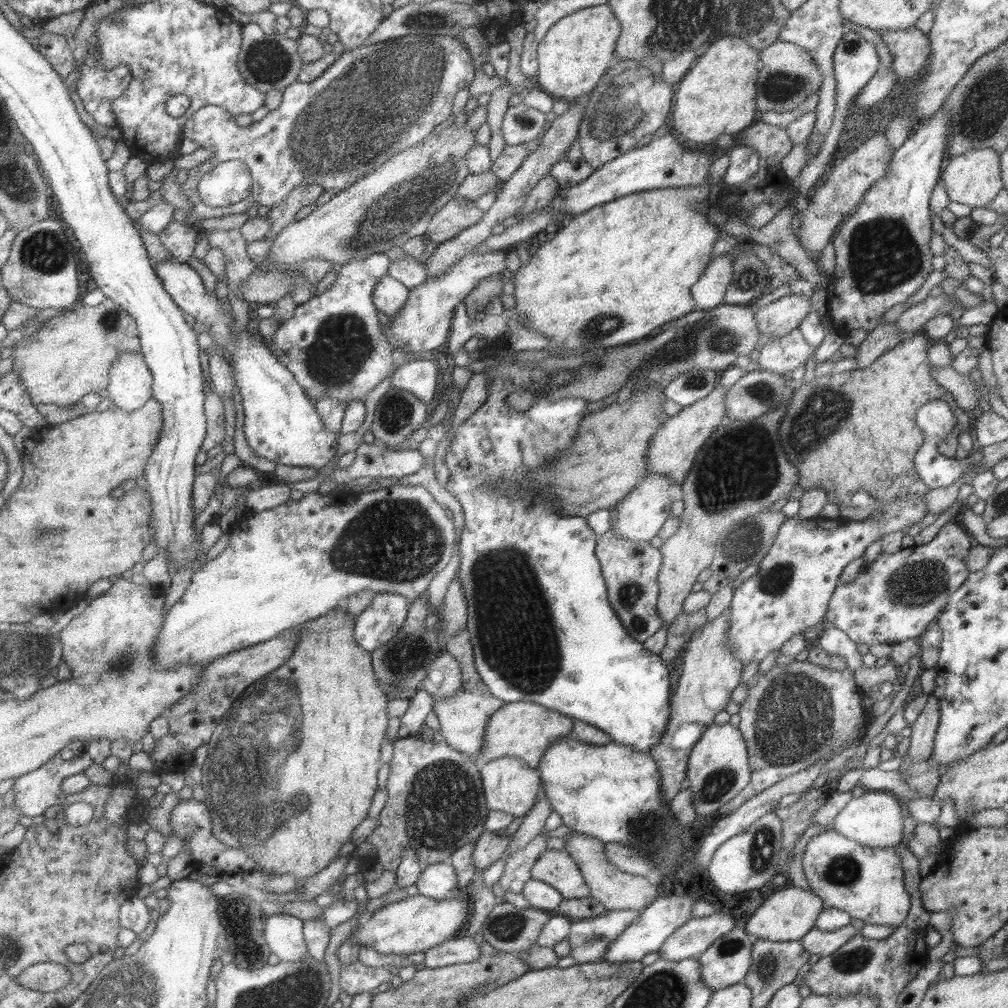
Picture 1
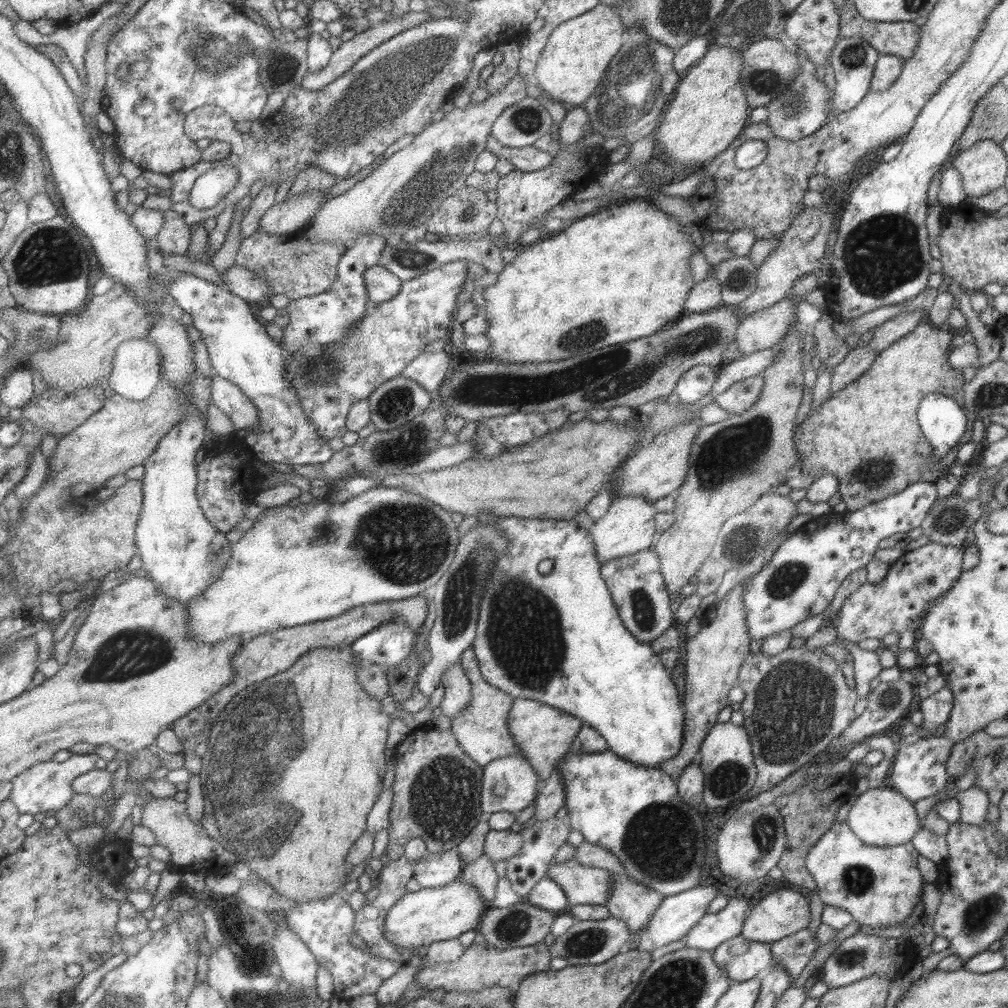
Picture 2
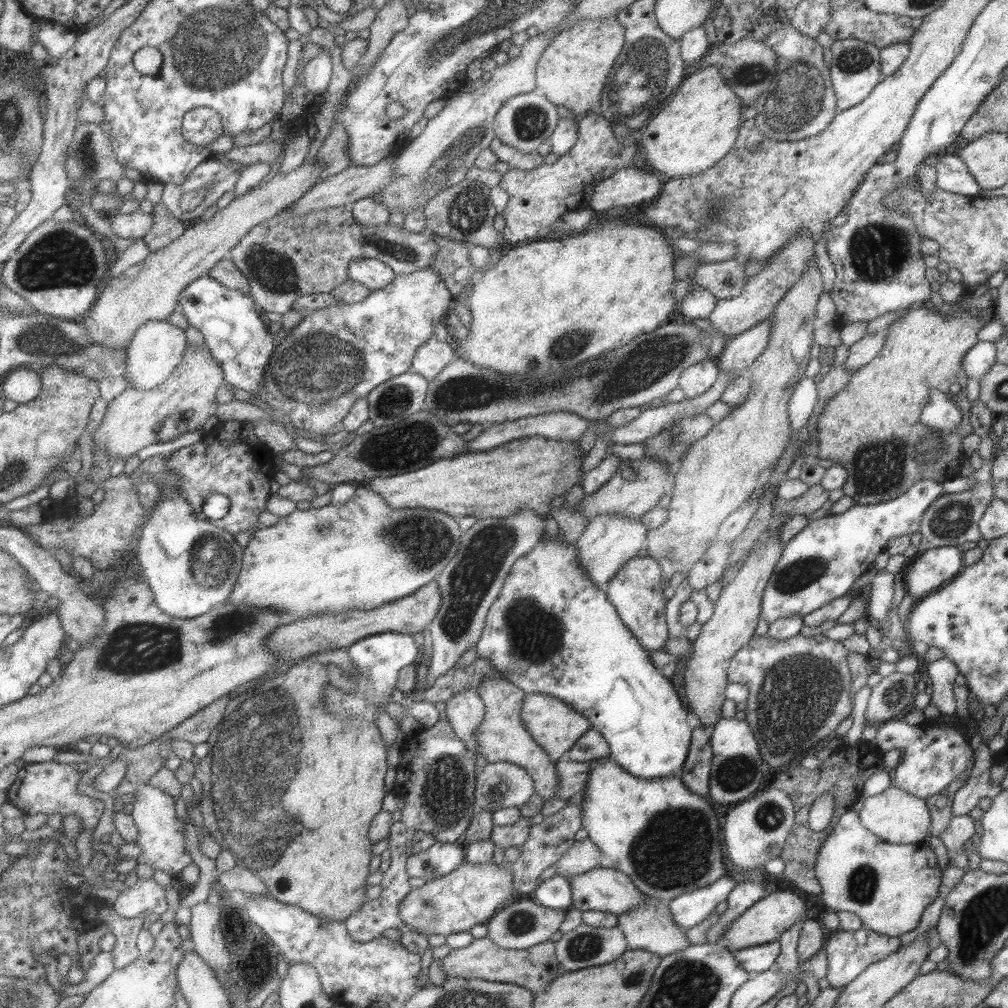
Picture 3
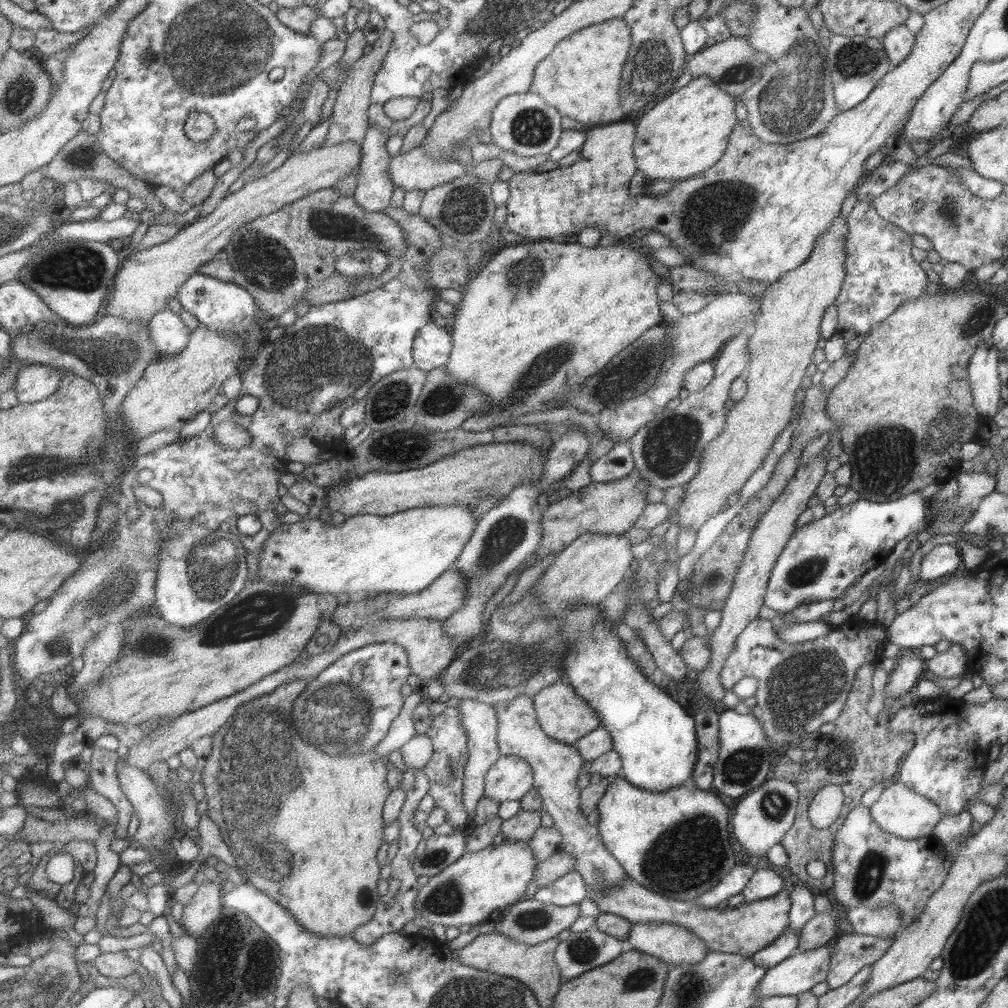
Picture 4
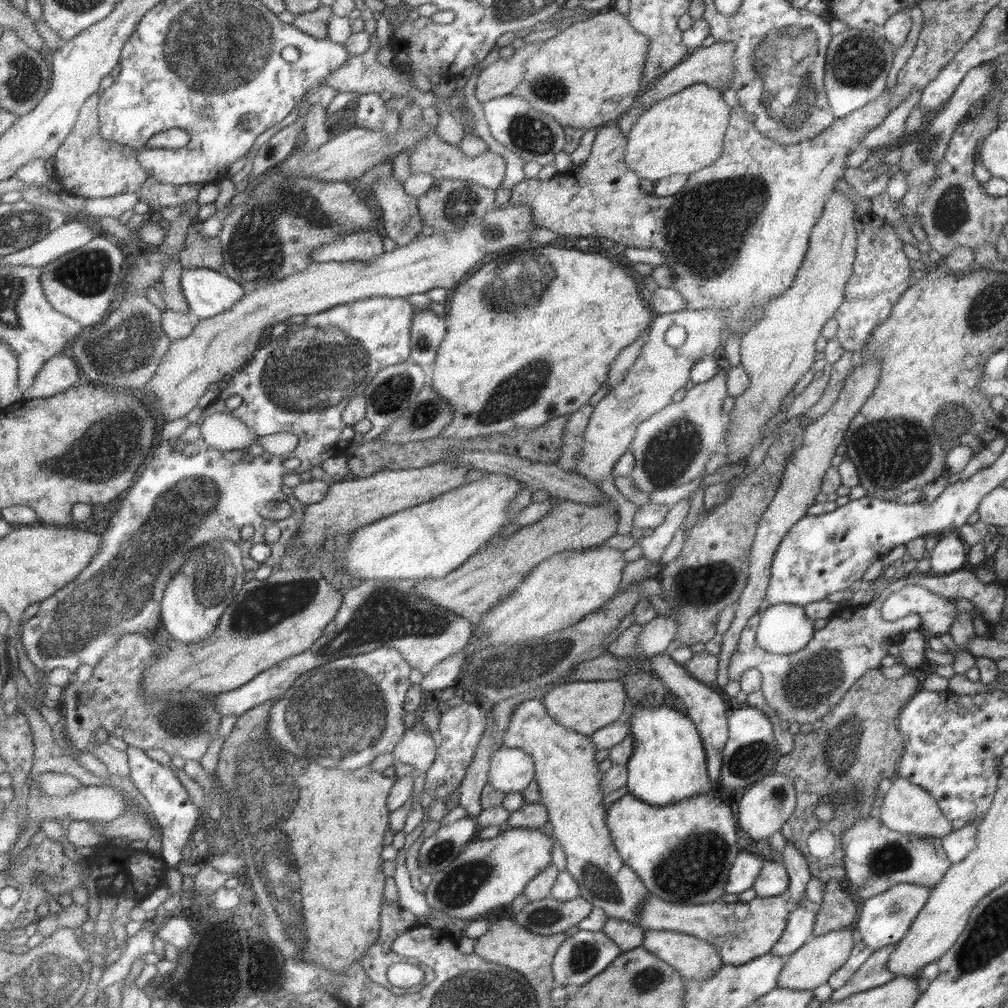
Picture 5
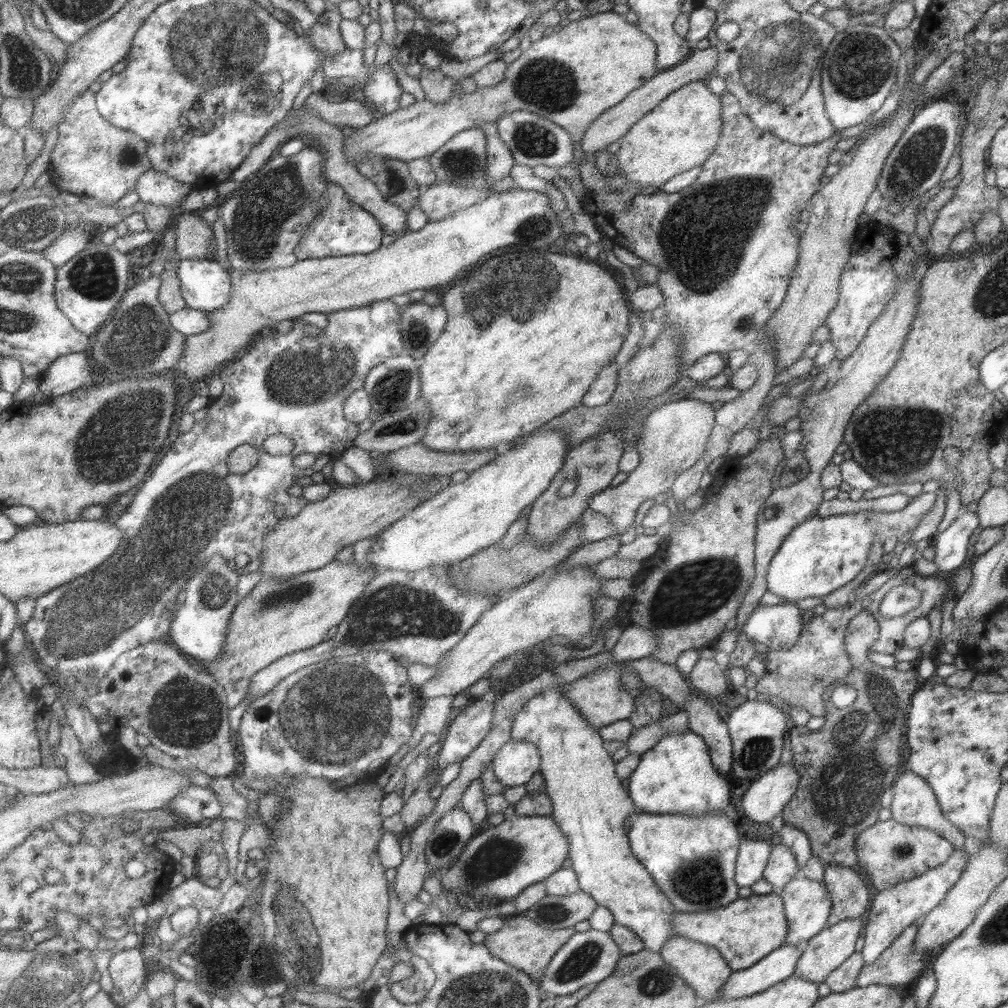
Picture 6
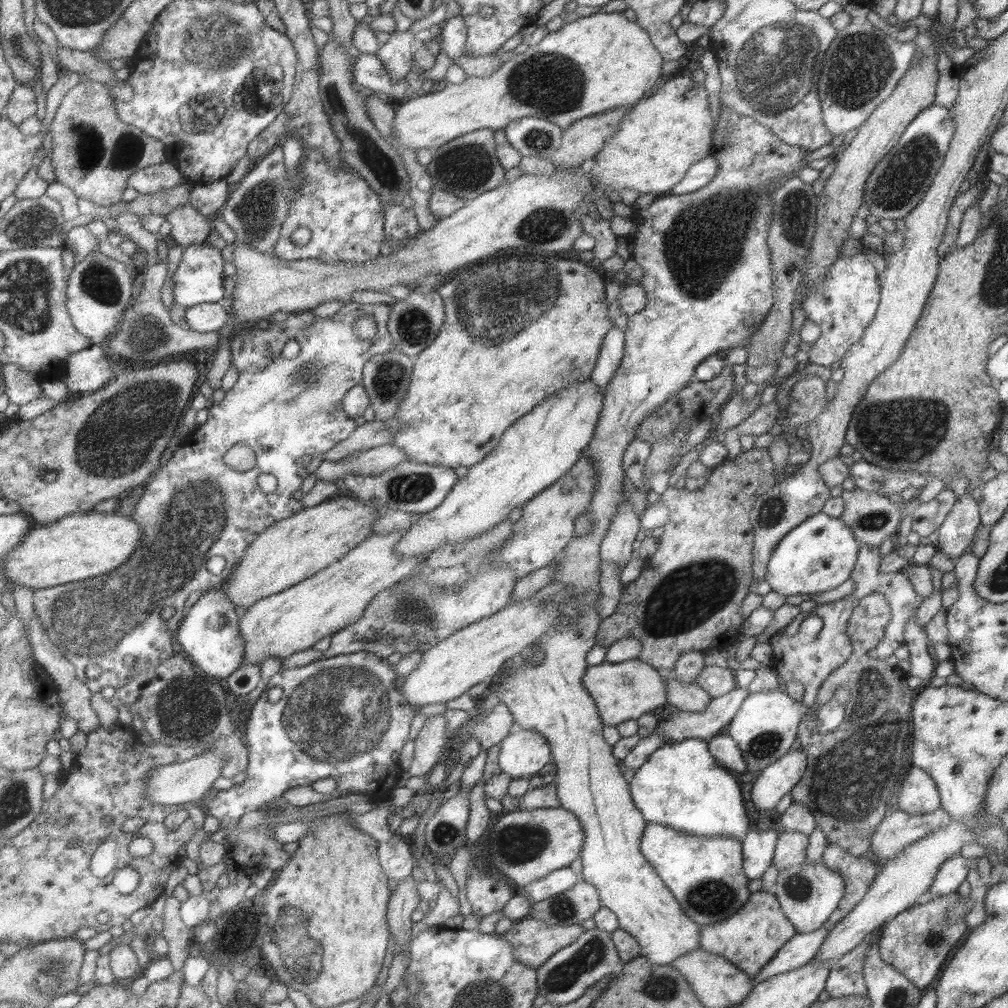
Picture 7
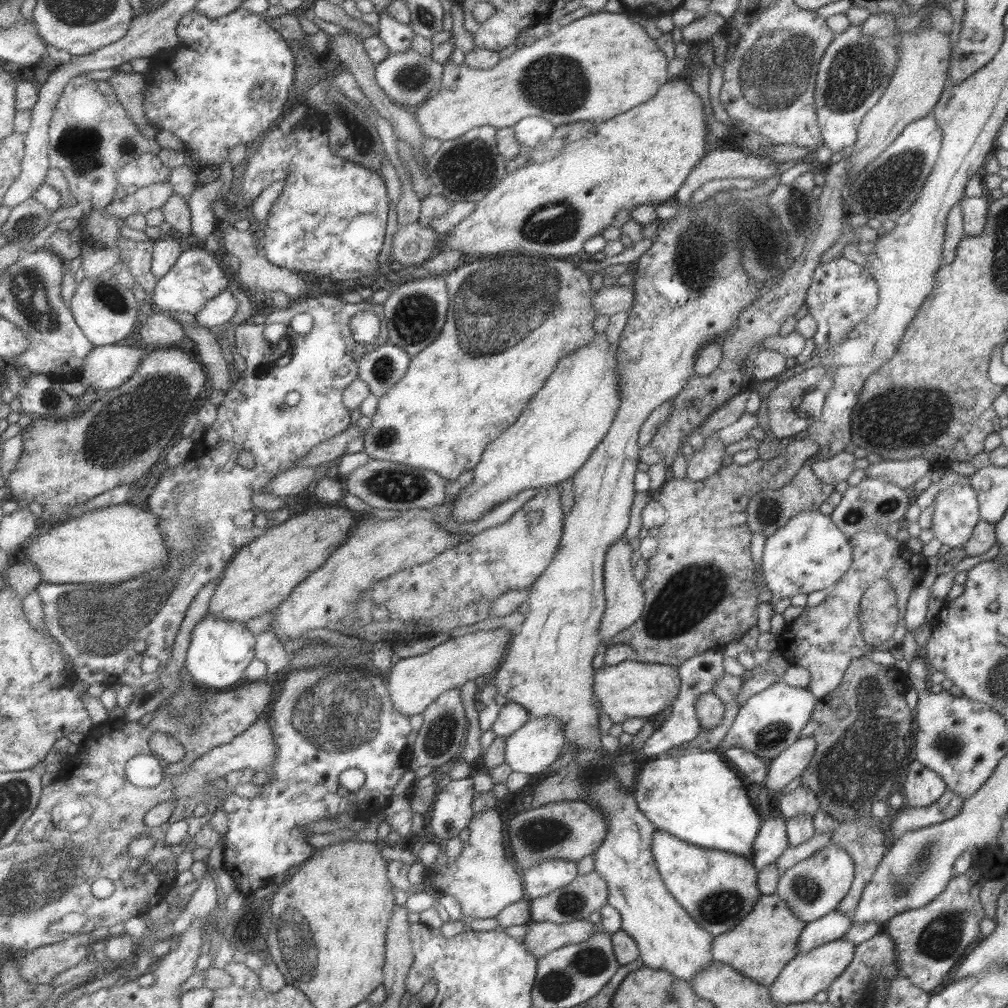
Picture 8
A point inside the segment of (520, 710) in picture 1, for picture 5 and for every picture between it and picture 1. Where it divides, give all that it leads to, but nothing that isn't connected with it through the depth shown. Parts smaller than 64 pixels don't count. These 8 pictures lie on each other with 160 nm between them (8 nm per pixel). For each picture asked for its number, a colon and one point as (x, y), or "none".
2: (542, 733)
3: (553, 725)
4: (561, 714)
5: (583, 706)

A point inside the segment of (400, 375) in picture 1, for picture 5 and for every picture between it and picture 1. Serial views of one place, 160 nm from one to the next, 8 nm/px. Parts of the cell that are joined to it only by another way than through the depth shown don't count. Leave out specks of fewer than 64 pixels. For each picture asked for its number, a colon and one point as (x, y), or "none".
2: (428, 370)
3: (431, 358)
4: (431, 349)
5: (427, 331)

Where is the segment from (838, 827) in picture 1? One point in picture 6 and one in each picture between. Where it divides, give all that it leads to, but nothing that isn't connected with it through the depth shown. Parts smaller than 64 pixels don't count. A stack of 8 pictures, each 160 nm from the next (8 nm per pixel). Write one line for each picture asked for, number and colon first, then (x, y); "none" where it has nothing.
2: (881, 817)
3: (894, 816)
4: (898, 810)
5: (906, 808)
6: (913, 803)

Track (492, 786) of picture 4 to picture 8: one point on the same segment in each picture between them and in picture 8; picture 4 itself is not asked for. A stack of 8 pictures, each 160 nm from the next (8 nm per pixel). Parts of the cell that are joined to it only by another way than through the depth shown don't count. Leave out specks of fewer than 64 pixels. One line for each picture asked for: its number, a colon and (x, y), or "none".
5: (511, 769)
6: (516, 761)
7: (521, 753)
8: (532, 747)

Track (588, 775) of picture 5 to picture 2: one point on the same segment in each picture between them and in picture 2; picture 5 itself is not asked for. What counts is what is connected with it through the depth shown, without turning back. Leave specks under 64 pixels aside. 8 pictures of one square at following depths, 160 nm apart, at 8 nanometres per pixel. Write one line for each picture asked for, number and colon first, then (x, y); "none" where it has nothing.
2: (480, 729)
3: (500, 736)
4: (555, 765)

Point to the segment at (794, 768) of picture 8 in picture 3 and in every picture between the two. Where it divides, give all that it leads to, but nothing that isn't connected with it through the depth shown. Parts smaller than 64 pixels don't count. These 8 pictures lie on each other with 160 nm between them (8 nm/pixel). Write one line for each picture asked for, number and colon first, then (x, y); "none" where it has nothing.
3: (754, 832)
4: (762, 816)
5: (764, 806)
6: (764, 797)
7: (774, 781)

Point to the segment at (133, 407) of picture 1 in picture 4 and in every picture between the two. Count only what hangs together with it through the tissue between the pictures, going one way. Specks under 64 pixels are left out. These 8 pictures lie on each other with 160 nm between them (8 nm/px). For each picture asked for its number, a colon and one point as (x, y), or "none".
2: (137, 372)
3: (158, 347)
4: (171, 335)

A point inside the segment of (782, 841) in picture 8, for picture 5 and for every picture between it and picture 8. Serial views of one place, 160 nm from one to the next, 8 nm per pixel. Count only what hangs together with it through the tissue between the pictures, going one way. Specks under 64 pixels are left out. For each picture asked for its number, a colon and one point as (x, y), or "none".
5: (747, 864)
6: (752, 856)
7: (757, 846)

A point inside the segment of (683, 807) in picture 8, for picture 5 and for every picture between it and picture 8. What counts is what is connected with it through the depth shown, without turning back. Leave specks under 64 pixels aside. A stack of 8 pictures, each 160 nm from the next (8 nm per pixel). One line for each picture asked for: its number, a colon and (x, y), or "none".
5: (667, 763)
6: (675, 775)
7: (680, 785)

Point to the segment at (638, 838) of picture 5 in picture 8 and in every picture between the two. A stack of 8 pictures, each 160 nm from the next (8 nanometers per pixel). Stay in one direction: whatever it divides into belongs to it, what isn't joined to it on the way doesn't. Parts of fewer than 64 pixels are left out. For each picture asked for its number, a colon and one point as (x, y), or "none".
6: (692, 860)
7: (704, 874)
8: (717, 889)

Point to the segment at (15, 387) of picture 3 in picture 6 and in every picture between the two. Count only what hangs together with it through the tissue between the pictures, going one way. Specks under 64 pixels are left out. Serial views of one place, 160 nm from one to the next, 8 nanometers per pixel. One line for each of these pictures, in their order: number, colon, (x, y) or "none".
4: (35, 383)
5: (59, 373)
6: (69, 373)

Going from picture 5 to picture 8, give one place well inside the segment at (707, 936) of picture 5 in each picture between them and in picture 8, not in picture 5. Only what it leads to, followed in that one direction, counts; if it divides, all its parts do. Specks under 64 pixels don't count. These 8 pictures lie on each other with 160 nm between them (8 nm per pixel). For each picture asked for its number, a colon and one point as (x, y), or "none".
6: (744, 931)
7: (748, 938)
8: (765, 940)

